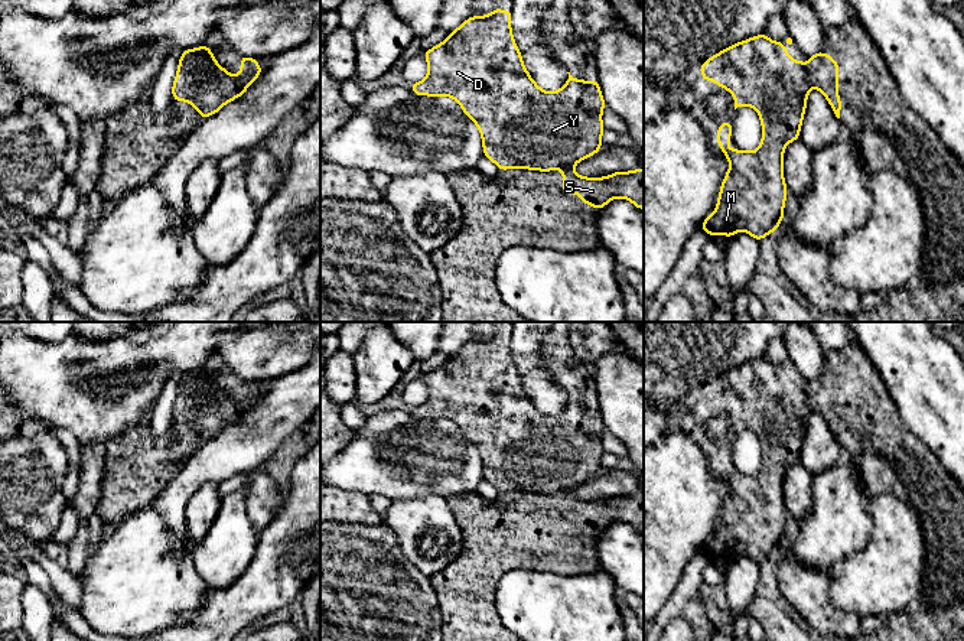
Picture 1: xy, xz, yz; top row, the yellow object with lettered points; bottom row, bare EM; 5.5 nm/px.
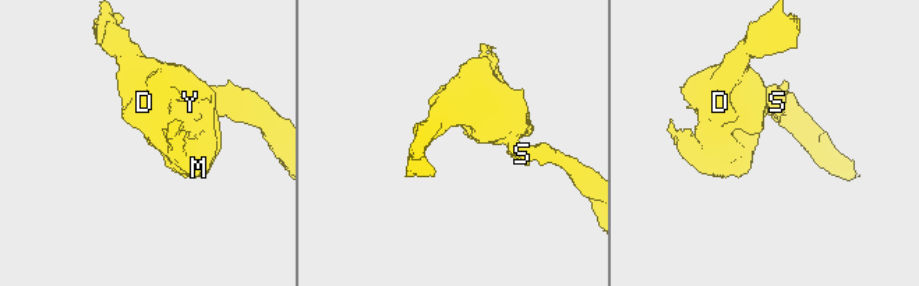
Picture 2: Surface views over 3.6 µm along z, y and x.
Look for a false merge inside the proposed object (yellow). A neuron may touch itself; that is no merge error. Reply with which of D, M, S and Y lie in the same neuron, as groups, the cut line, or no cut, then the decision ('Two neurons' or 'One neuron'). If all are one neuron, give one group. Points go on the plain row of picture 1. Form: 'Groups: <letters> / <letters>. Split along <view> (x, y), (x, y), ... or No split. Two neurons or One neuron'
Groups: D M Y / S. Split along yz (807, 394), (807, 403), (811, 410). Two neurons

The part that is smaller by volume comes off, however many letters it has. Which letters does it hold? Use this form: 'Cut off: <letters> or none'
Cut off: D, M, Y

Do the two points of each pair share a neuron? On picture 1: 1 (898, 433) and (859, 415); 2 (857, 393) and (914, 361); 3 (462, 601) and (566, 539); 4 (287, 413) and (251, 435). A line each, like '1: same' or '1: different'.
1: same
2: different
3: same
4: same

